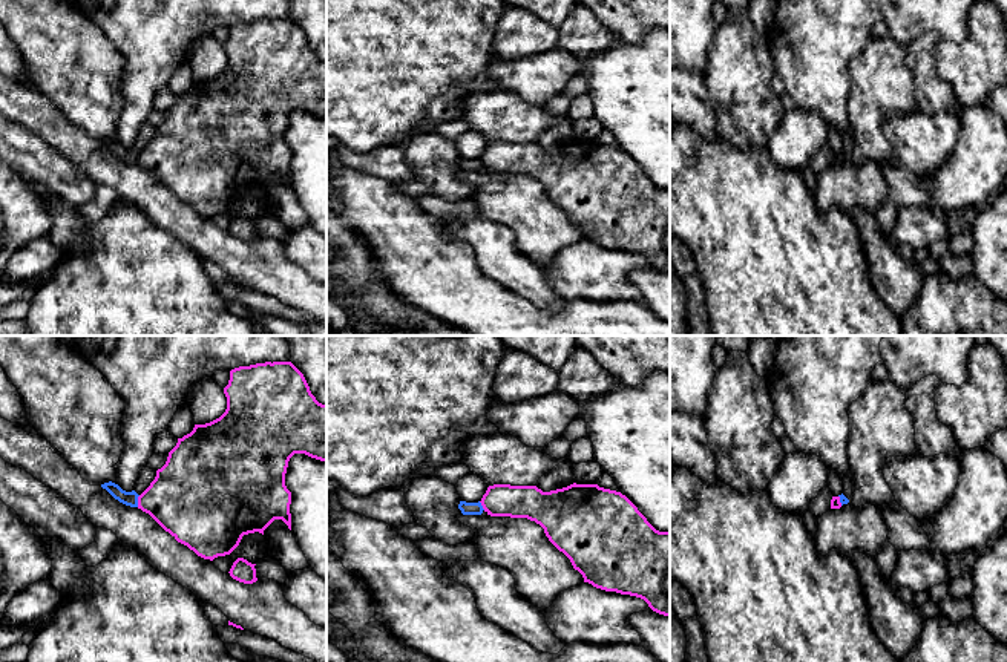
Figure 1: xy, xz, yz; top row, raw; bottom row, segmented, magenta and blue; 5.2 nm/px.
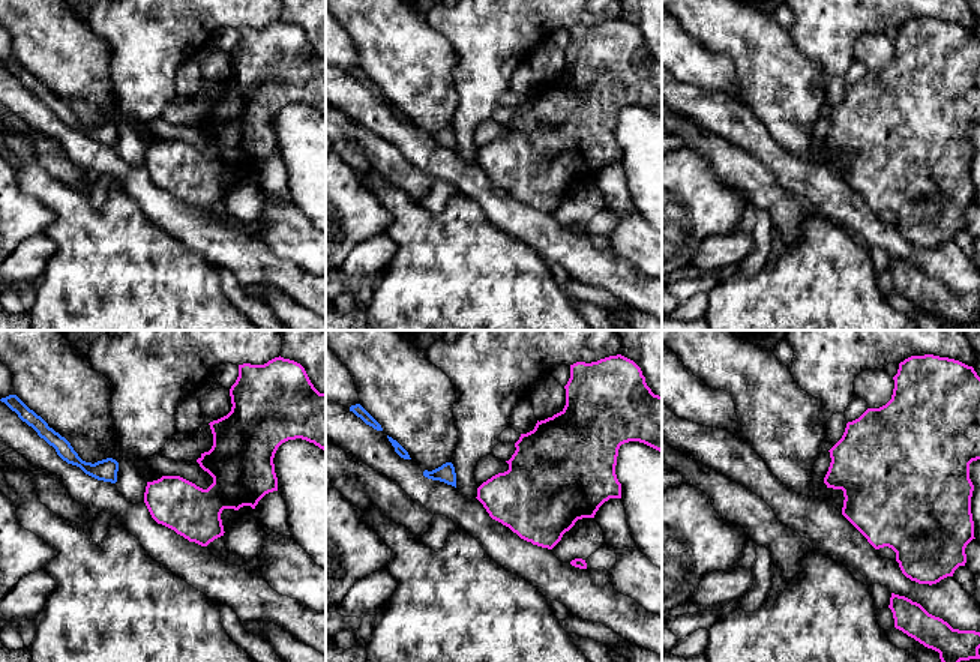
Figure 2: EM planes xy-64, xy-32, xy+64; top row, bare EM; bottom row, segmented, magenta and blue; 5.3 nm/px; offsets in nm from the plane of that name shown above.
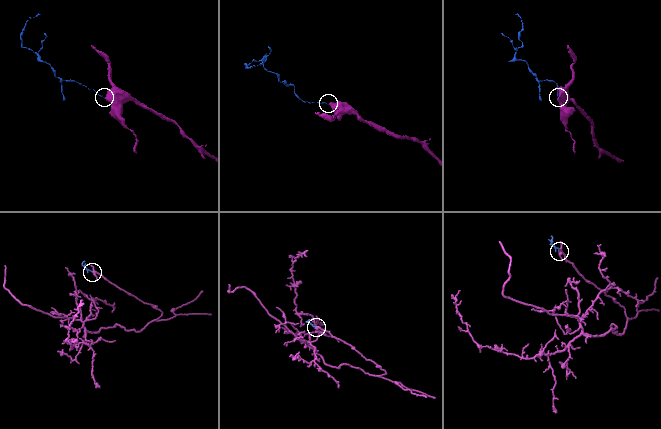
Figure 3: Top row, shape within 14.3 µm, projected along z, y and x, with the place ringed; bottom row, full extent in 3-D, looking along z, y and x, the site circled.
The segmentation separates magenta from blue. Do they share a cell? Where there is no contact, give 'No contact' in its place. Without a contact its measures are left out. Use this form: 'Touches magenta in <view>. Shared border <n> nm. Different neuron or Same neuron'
Touches magenta in xy. Shared border 70 nm. Different neuron

